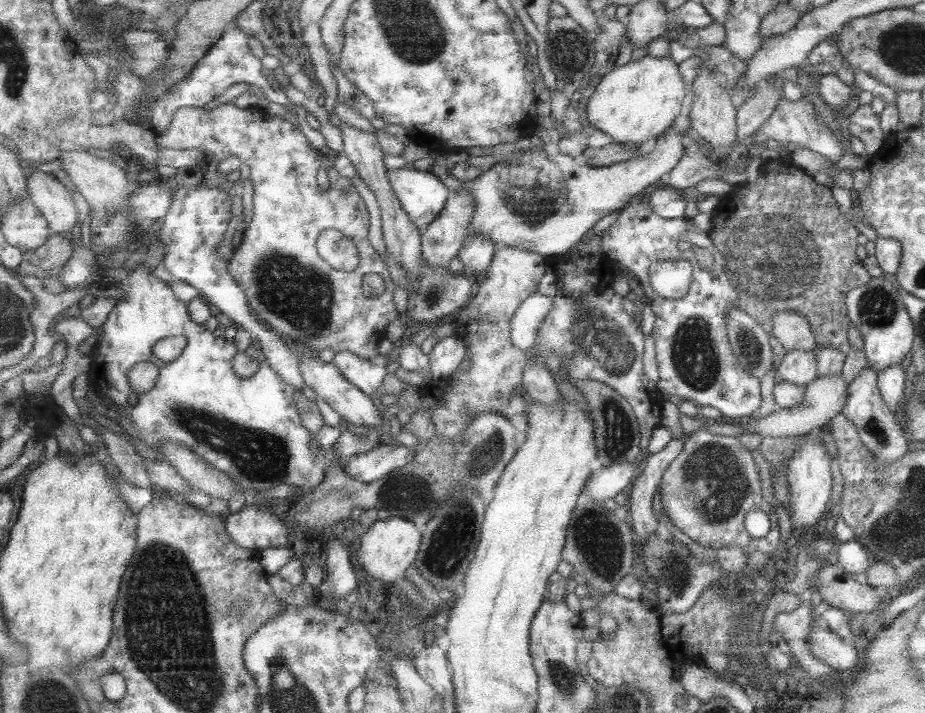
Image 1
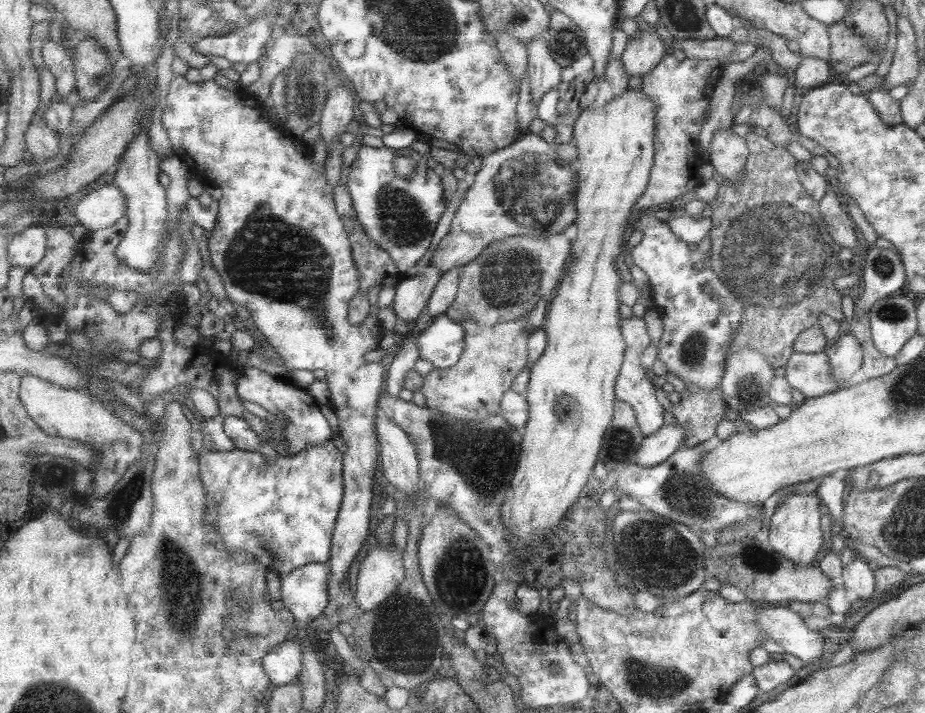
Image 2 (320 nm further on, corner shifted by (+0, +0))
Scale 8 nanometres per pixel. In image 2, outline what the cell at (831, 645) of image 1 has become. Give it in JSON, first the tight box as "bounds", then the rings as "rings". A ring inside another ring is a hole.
{"bounds":[757,606,824,662],"rings":[[[764,606],[758,611],[757,623],[766,638],[801,662],[811,662],[823,652],[824,637],[819,631],[808,629],[803,618],[788,608]]]}

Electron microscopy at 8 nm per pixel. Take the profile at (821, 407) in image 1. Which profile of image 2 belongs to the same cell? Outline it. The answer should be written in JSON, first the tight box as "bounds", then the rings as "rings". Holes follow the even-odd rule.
{"bounds":[824,333,862,388],"rings":[[[841,333],[824,351],[831,380],[837,388],[849,386],[862,362],[861,344],[850,333]]]}

